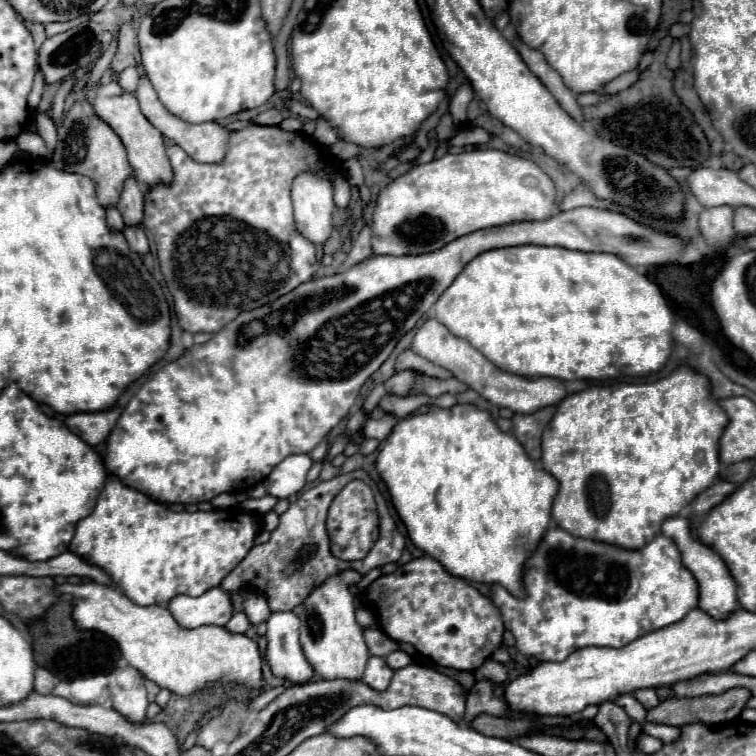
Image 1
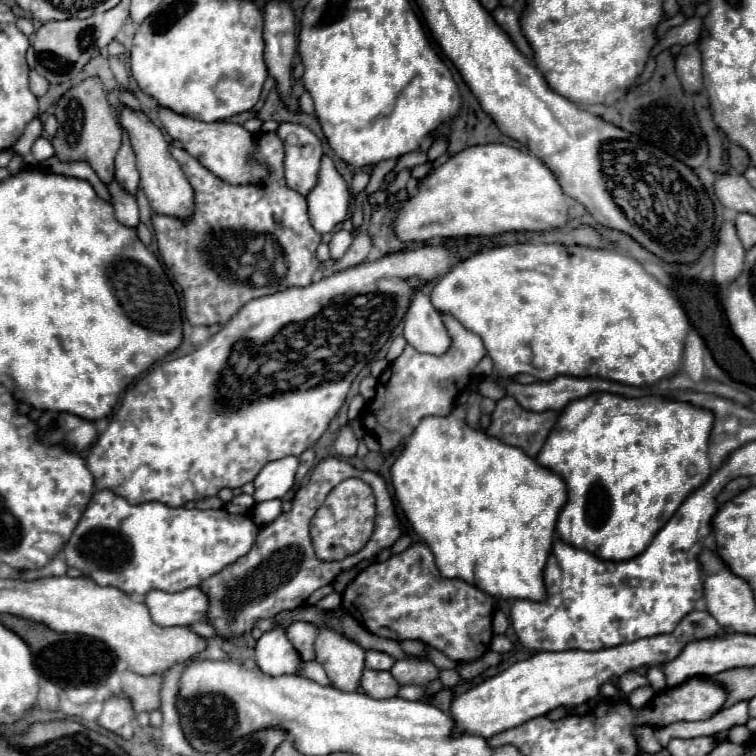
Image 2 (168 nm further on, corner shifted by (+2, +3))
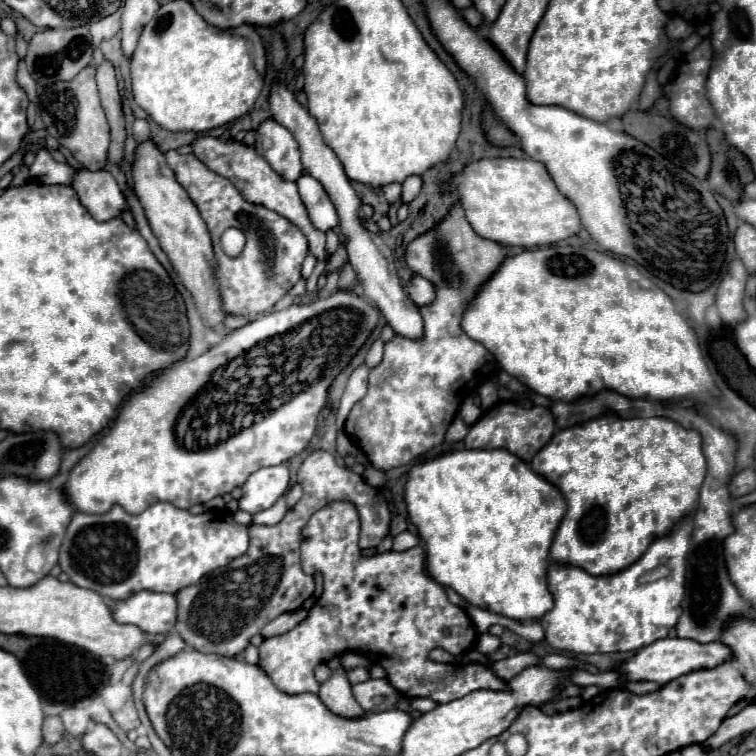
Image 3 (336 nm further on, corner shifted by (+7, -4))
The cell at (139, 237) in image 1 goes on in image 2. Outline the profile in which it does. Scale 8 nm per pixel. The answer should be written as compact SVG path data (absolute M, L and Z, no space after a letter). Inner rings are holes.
M117 179L107 183L109 195L111 195L111 205L115 209L115 217L119 219L119 223L127 225L127 227L137 227L139 225L139 209L137 209L137 201L135 195L131 195L129 191L125 191Z

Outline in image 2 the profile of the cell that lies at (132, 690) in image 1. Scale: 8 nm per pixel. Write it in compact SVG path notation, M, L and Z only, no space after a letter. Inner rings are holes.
M117 695L103 703L103 713L99 715L97 725L101 725L103 729L123 739L131 739L133 737L133 717L135 717L135 711L131 707L131 701L123 695Z

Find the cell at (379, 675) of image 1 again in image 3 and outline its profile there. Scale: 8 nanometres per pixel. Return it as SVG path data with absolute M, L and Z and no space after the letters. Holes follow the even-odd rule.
M366 680L360 684L352 686L354 698L358 700L358 704L364 710L372 710L372 712L384 712L396 706L400 692L386 680Z

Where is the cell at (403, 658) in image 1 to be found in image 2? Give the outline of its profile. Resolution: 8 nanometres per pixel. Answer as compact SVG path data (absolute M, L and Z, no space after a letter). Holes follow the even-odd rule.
M365 651L365 667L367 669L373 669L373 671L387 671L391 669L395 663L393 657L389 657L387 653L381 653L381 651Z

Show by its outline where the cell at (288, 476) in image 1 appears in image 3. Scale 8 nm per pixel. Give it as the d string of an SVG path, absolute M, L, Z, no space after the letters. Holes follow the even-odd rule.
M284 464L260 468L244 482L242 486L244 494L238 500L240 508L250 514L262 512L270 508L282 494L286 494L288 486L290 486L290 474Z

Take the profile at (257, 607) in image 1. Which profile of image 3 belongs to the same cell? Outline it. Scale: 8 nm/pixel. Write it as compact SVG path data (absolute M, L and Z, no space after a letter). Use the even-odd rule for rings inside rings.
M300 608L300 610L294 610L294 612L286 612L286 614L280 614L278 618L274 618L272 622L268 622L264 628L262 628L262 638L272 638L272 636L278 636L278 634L284 634L288 630L292 630L296 624L300 624L304 618L308 616L308 610Z

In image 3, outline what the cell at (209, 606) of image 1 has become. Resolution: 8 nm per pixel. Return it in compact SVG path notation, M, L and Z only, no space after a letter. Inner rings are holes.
M142 590L112 606L114 620L134 624L148 634L168 634L178 618L178 602L174 594L158 594Z

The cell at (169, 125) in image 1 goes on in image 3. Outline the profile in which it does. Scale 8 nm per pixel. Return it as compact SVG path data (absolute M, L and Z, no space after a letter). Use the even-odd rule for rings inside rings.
M202 136L202 138L196 138L192 144L192 154L202 162L206 164L212 172L228 178L242 194L242 198L246 198L248 202L252 204L262 204L278 214L282 214L284 218L288 218L290 222L294 222L308 238L310 242L310 252L322 260L326 258L326 250L324 250L324 242L326 242L326 236L316 230L312 224L310 224L310 218L306 214L306 208L298 196L298 188L294 182L286 182L282 180L272 168L270 164L258 154L258 150L254 146L246 146L242 142L236 142L236 140L220 140L220 138L214 138L214 136Z

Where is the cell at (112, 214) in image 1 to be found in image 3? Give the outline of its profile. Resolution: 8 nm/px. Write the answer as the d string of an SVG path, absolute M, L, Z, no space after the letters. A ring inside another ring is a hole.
M46 148L36 152L36 160L30 166L30 176L42 184L64 184L68 186L74 180L76 168L70 164L56 162Z

